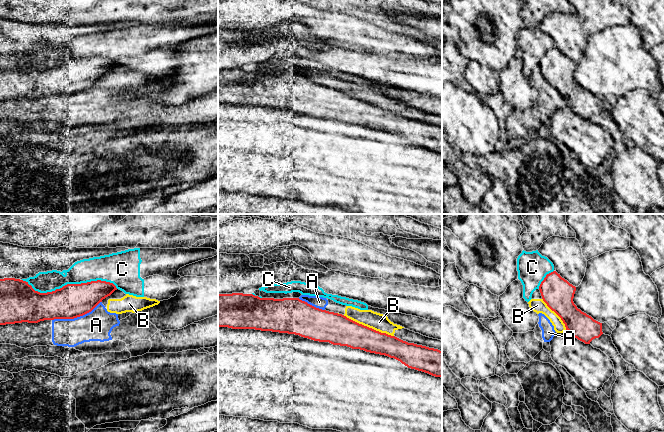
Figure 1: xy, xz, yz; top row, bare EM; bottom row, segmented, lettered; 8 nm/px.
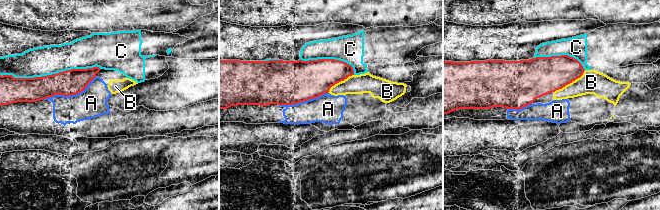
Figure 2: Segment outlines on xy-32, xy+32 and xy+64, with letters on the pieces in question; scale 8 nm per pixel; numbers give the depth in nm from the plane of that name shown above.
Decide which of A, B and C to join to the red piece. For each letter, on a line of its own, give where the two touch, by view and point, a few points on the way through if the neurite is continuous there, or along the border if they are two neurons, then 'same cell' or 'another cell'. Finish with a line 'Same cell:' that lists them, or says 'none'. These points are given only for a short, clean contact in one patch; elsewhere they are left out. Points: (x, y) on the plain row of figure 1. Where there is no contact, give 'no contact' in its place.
A: contact xy (76, 93); another cell
B: contact xz (368, 103); another cell
C: contact xy (70, 60); another cell
Same cell: none

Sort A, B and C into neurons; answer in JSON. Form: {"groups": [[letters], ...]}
{"groups": [["A", "B"], ["C"]]}

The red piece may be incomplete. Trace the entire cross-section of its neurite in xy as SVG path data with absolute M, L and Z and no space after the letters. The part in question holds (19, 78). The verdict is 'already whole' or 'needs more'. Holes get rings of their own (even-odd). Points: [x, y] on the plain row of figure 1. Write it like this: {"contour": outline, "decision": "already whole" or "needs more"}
{"contour": "M0 55L0 101L74 95L91 88L115 66L113 59L97 56L40 69L26 57Z", "decision": "already whole"}

